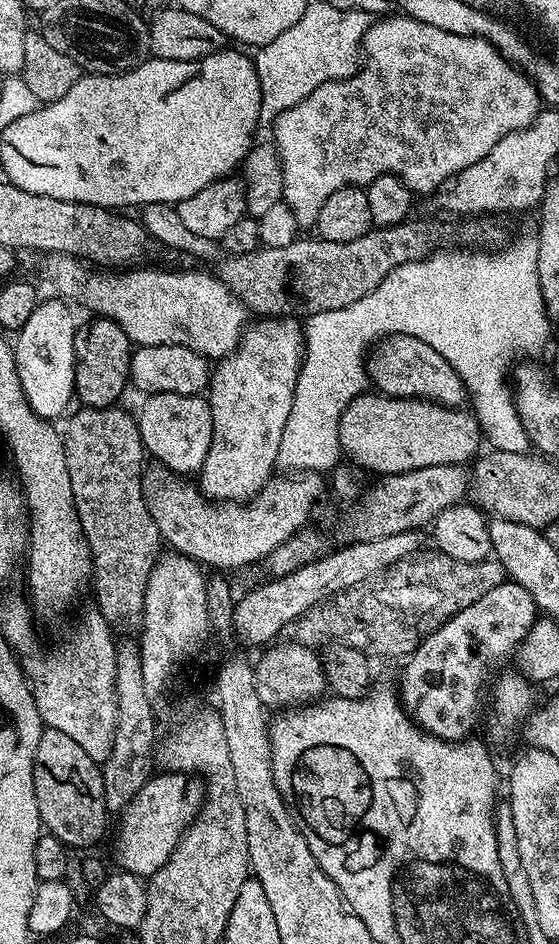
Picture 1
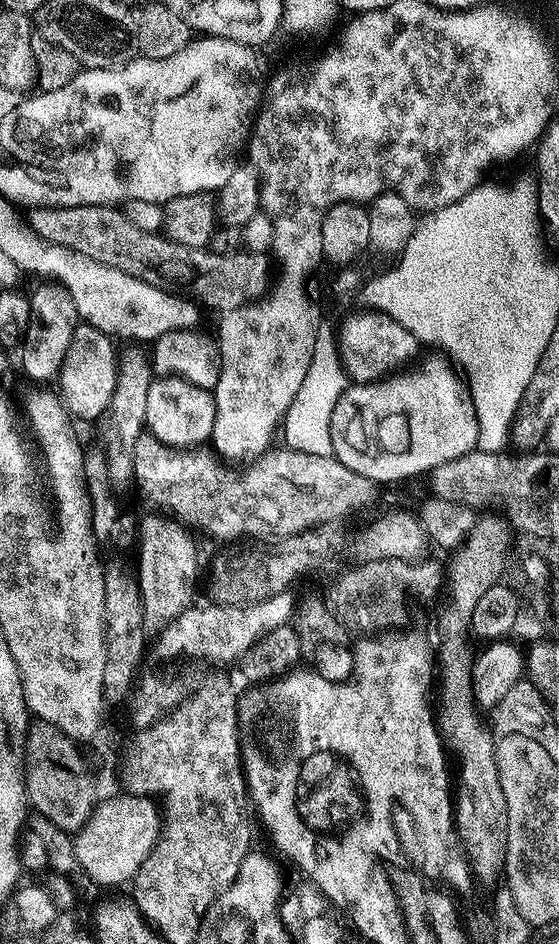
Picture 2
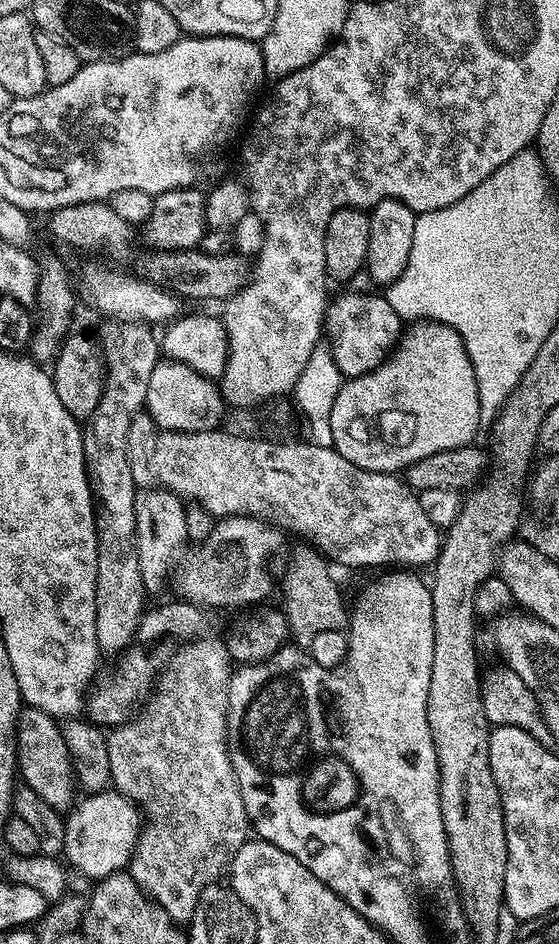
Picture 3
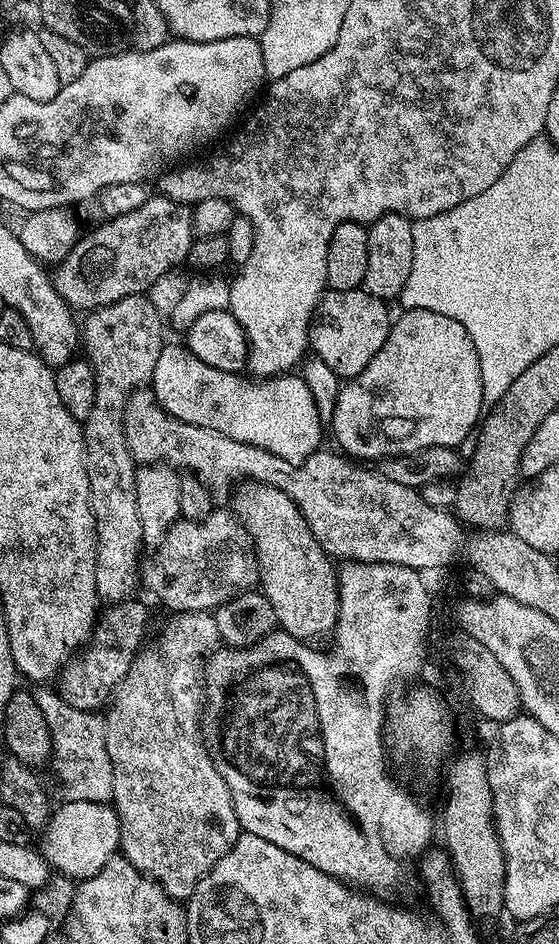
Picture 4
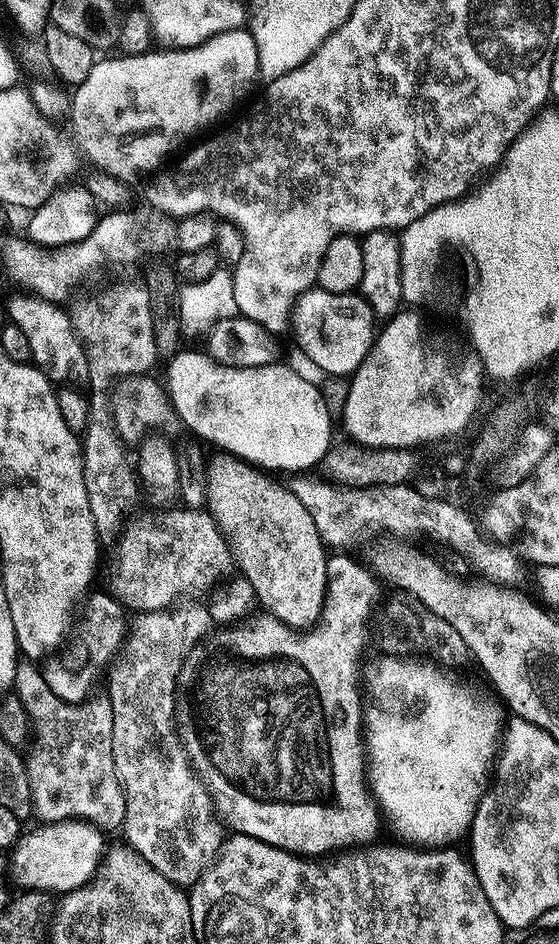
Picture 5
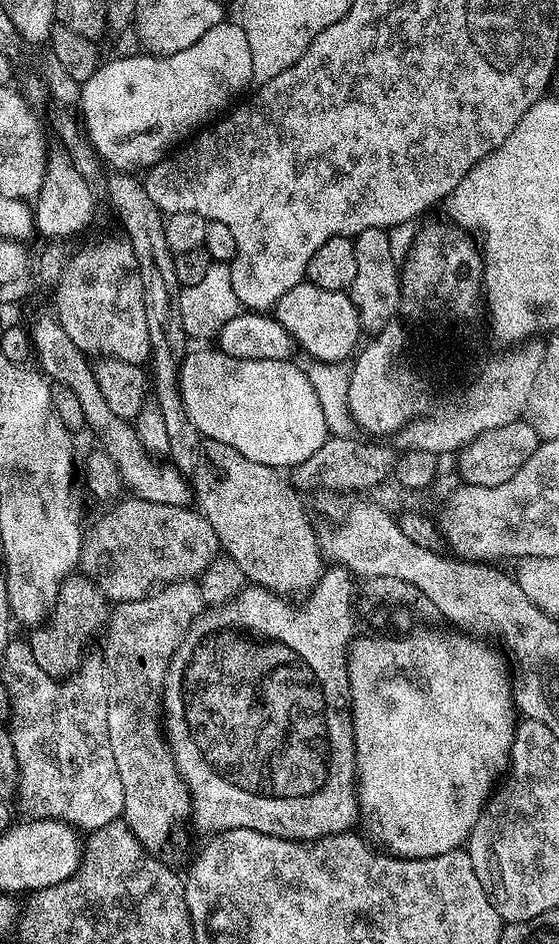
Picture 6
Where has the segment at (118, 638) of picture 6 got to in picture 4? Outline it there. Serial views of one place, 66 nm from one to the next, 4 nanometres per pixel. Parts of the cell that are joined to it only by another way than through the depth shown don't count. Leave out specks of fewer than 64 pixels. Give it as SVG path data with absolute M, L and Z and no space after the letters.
M182 612L171 617L172 621L164 628L164 633L153 642L149 643L137 655L132 663L126 679L116 689L112 714L106 718L106 750L110 754L112 773L114 774L114 790L111 803L114 805L117 816L120 817L120 852L124 859L129 860L139 872L150 877L151 880L161 884L166 894L179 902L187 901L196 892L196 887L204 881L205 876L234 846L234 842L242 834L236 807L232 801L232 791L226 786L226 782L216 769L216 763L212 761L211 751L206 743L205 733L200 733L200 711L204 708L204 688L200 685L202 669L212 653L221 647L222 641L218 634L217 623L212 612Z

